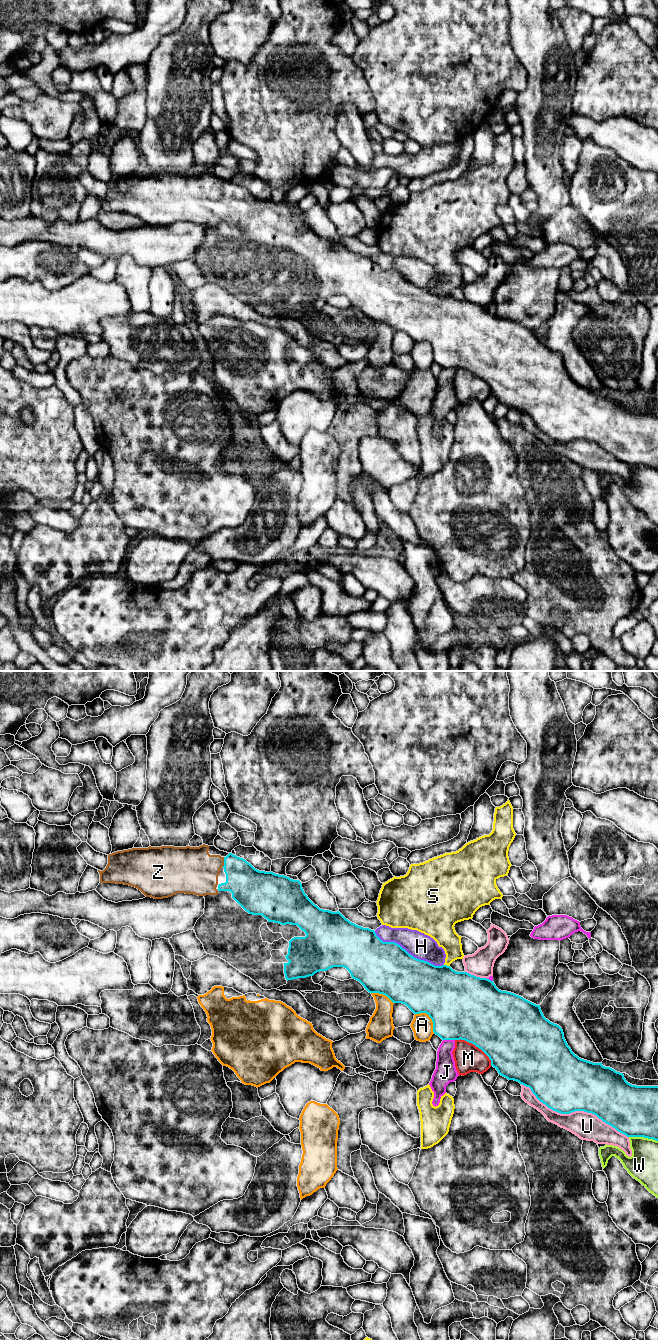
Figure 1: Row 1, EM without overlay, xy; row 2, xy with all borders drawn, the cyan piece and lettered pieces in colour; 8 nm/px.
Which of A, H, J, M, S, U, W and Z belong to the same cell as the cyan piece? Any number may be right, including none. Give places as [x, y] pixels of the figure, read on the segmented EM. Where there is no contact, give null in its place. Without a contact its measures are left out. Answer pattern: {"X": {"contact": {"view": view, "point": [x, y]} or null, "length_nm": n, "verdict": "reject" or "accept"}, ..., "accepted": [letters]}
{"A": {"contact": {"view": "xy", "point": [430, 1017]}, "length_nm": 220, "verdict": "reject"}, "H": {"contact": {"view": "xy", "point": [407, 952]}, "length_nm": 600, "verdict": "reject"}, "J": {"contact": {"view": "xy", "point": [449, 1039]}, "length_nm": 100, "verdict": "reject"}, "M": {"contact": {"view": "xy", "point": [476, 1046]}, "length_nm": 360, "verdict": "reject"}, "S": {"contact": {"view": "xy", "point": [446, 965]}, "length_nm": 50, "verdict": "reject"}, "U": {"contact": {"view": "xy", "point": [574, 1111]}, "length_nm": 950, "verdict": "reject"}, "W": {"contact": {"view": "xy", "point": [643, 1136]}, "length_nm": 240, "verdict": "reject"}, "Z": {"contact": {"view": "xy", "point": [224, 862]}, "length_nm": 80, "verdict": "accept"}, "accepted": ["Z"]}

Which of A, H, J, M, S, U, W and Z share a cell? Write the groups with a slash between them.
A / H / J / M / S / U / W / Z

